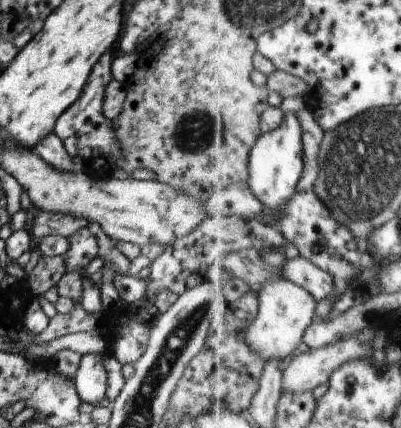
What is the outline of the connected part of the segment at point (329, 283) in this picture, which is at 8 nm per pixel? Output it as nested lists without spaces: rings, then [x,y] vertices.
[[[301,254],[298,258],[287,260],[285,266],[280,268],[290,281],[308,289],[319,304],[337,294],[335,277]]]

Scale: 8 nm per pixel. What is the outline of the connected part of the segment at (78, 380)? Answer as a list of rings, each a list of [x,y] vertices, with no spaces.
[[[84,354],[73,380],[81,402],[95,407],[108,403],[108,372],[104,366],[104,355]]]

